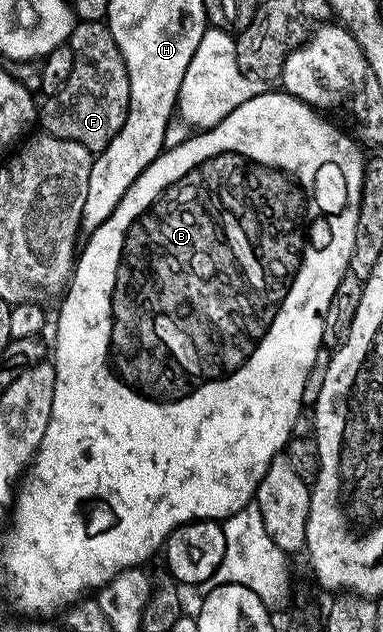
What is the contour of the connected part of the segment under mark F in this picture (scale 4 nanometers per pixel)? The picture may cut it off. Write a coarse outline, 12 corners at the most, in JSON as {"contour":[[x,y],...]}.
{"contour":[[76,22],[73,73],[46,134],[98,153],[127,120],[129,73],[106,22]]}

